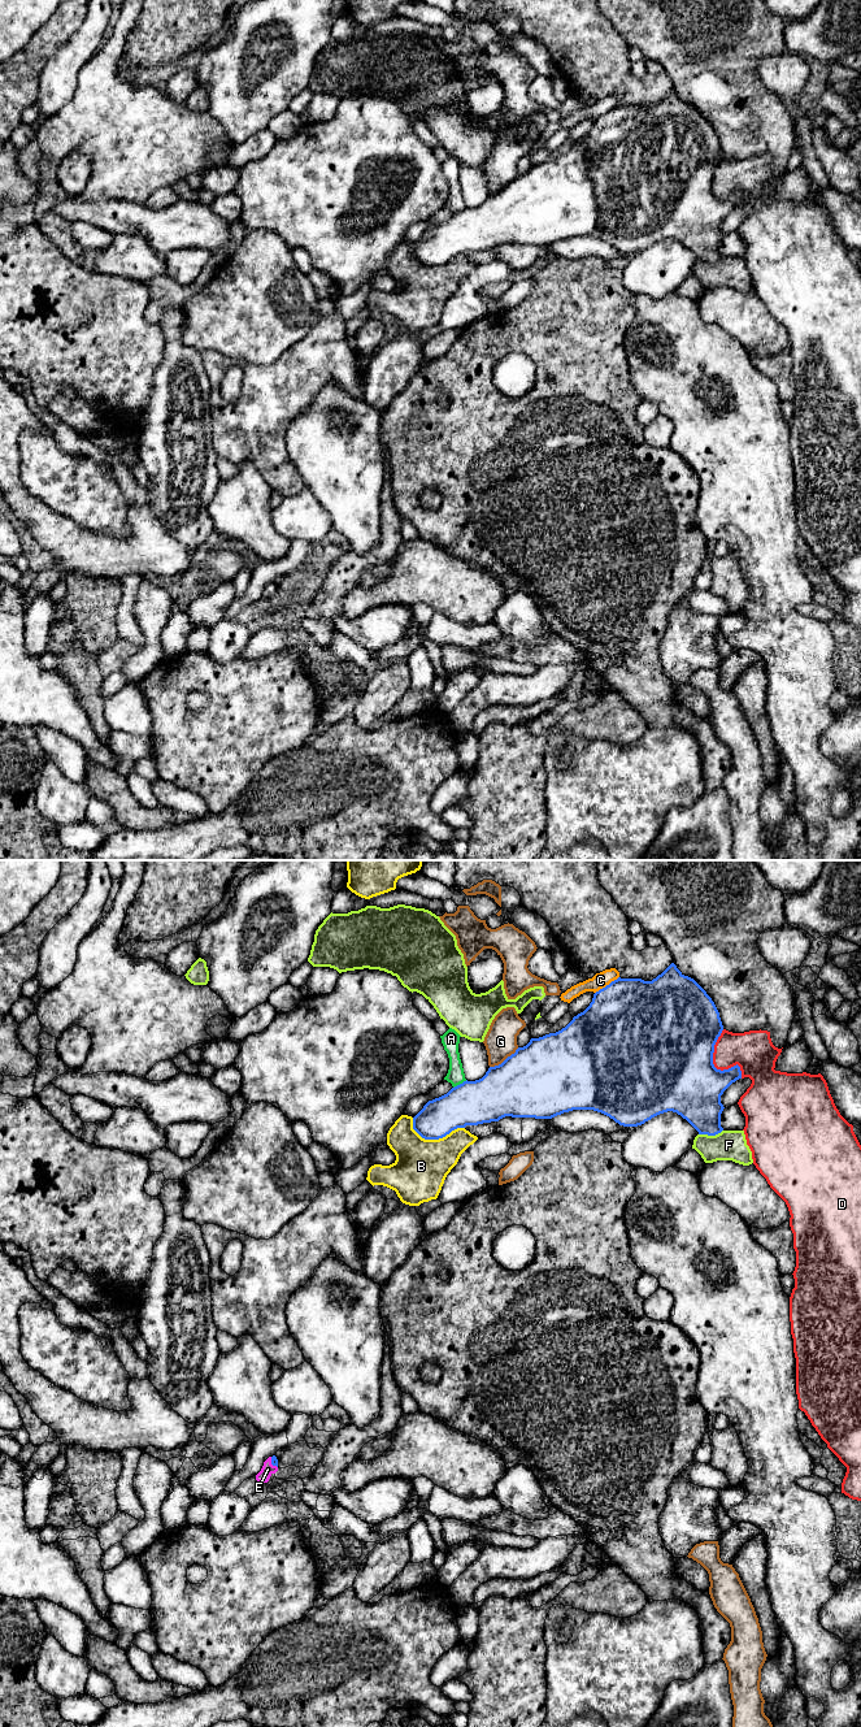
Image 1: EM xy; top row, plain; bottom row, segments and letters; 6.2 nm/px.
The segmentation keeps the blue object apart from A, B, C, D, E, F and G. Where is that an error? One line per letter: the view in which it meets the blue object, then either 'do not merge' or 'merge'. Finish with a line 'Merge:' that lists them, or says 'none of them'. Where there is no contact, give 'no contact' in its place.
A: xy | do not merge
B: xy | do not merge
C: xy | do not merge
D: xy | do not merge
E: xy | merge
F: xy | do not merge
G: xy | do not merge
Merge: E

